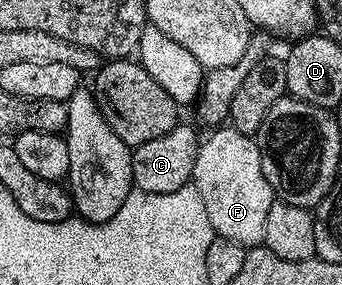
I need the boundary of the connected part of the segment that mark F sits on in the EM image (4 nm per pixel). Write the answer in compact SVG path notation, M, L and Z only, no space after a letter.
M215 127L208 133L211 134L202 138L191 172L194 192L205 203L205 211L209 211L209 223L214 227L216 237L233 239L245 247L258 246L265 235L265 219L269 216L269 207L277 199L269 179L265 179L265 171L261 171L258 140L230 127Z

